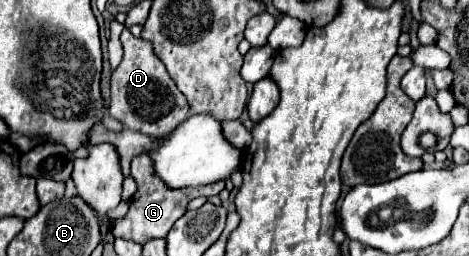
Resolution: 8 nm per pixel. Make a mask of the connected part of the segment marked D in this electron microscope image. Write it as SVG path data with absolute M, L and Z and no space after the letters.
M124 28L122 46L124 46L124 58L122 64L112 74L112 82L110 82L112 94L110 94L108 112L112 118L120 120L128 130L136 130L152 138L162 138L188 118L190 106L186 102L186 96L178 90L174 80L168 76L162 60L158 60L150 42L142 38L134 38L130 30Z

